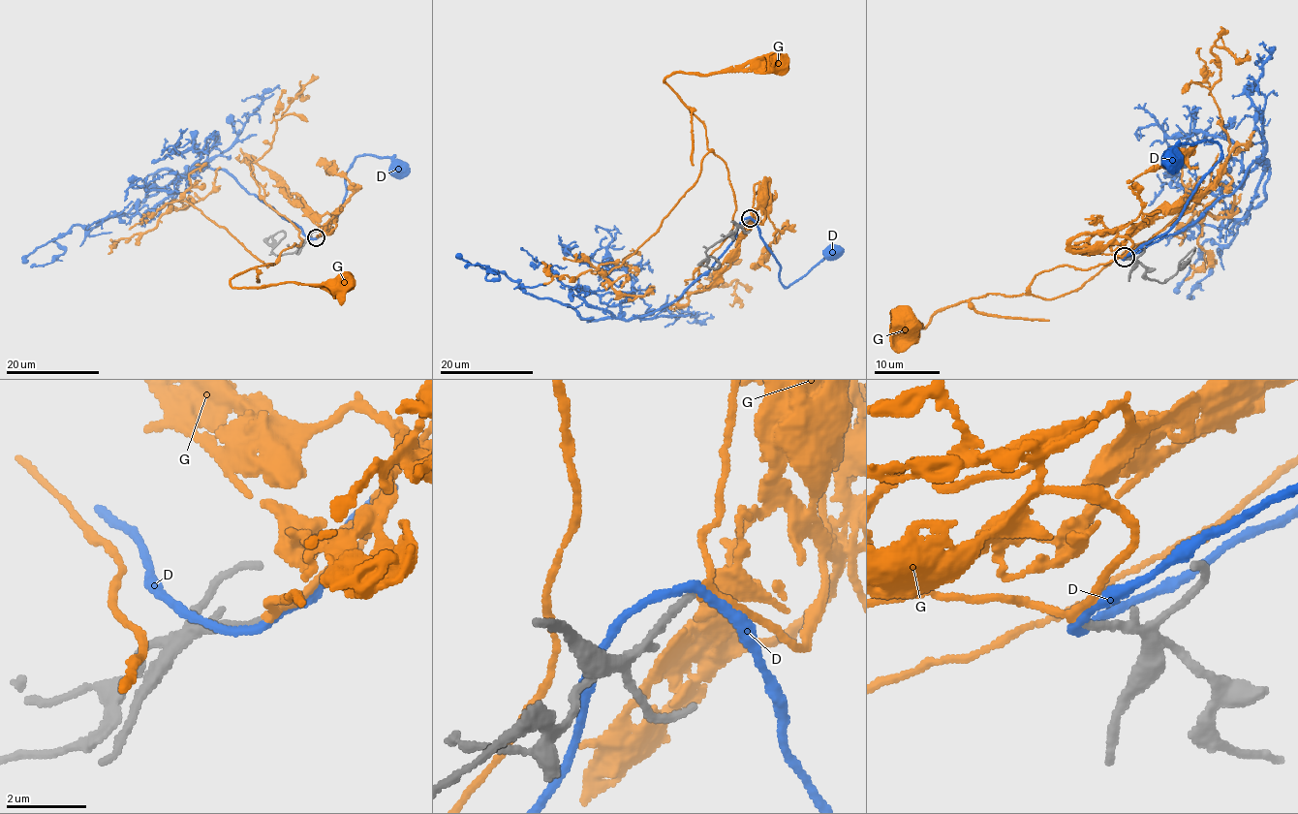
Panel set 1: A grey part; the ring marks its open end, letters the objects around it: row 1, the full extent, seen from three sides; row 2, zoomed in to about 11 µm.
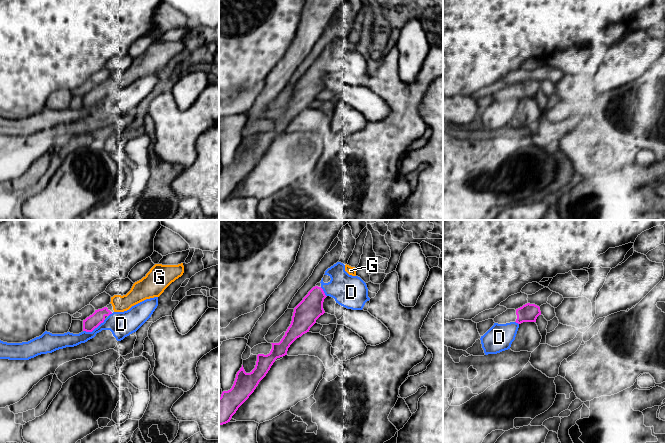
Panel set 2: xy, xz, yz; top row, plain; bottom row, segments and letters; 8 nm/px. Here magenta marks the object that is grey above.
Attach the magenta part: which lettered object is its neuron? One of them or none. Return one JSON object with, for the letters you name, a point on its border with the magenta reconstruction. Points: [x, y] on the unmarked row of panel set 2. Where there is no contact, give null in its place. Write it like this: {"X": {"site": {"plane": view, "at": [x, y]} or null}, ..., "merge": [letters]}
{"G": {"site": null}, "merge": ["G"]}

